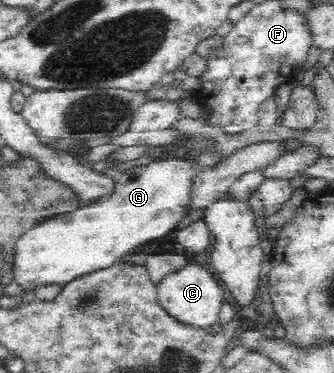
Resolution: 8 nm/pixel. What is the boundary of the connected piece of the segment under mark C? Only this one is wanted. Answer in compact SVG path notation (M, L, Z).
M187 263L184 268L168 274L157 285L158 301L168 314L183 324L208 330L212 328L212 325L220 322L220 309L228 297L226 291L222 290L218 283L217 277L208 265Z

